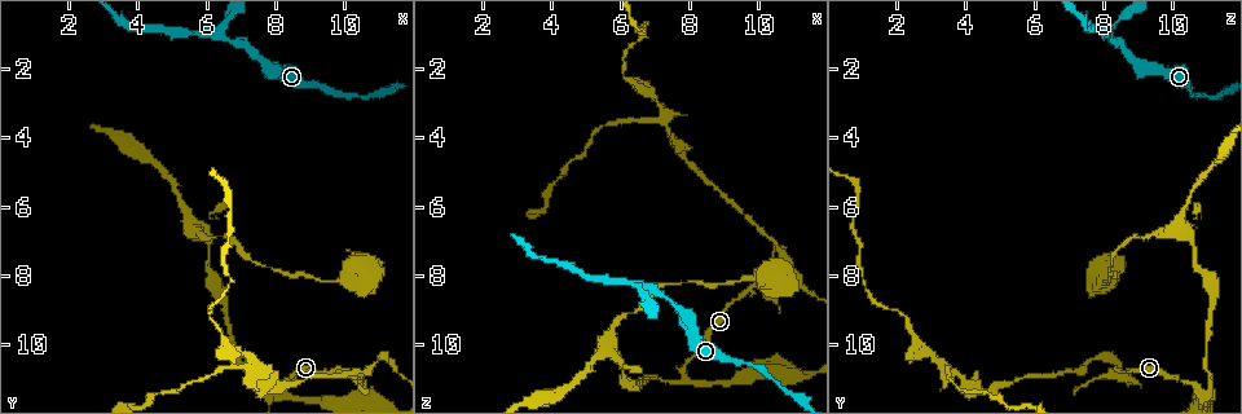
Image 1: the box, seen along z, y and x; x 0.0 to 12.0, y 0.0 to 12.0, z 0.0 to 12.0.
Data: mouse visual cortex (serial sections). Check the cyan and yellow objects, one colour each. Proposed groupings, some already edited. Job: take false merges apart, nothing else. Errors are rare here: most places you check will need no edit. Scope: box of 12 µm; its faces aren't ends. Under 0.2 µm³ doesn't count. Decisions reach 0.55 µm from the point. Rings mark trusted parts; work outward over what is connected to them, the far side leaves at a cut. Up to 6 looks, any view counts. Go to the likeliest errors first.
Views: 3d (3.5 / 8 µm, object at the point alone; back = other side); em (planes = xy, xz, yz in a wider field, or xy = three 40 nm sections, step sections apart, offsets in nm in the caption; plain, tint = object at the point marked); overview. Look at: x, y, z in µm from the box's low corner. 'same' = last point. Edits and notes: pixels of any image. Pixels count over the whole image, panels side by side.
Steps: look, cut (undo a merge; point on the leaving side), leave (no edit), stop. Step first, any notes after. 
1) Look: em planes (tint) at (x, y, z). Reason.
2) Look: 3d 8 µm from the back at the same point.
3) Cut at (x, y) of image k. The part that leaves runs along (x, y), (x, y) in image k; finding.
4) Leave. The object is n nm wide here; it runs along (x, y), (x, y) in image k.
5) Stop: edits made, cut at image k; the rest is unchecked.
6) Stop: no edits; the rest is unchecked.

Look: 3d 3.5 µm at (7.8, 11.3, 11.1). Abrupt turn.

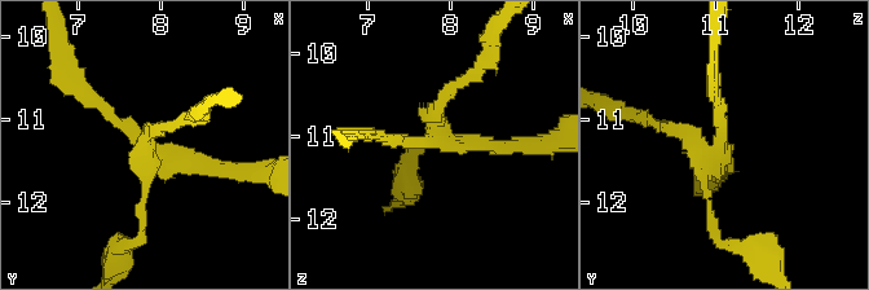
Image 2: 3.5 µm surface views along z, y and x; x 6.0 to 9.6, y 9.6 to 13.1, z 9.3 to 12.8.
Look: em xy step 2 (plain) at (7.80, 11.35, 11.00). Shape alone is not enough.

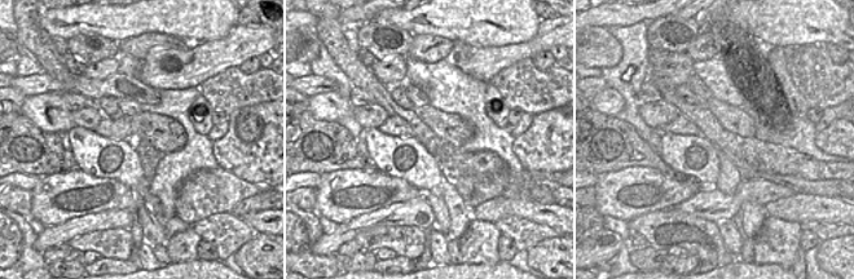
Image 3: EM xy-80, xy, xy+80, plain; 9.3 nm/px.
Look: em xy step 2 (tint) at the same point.

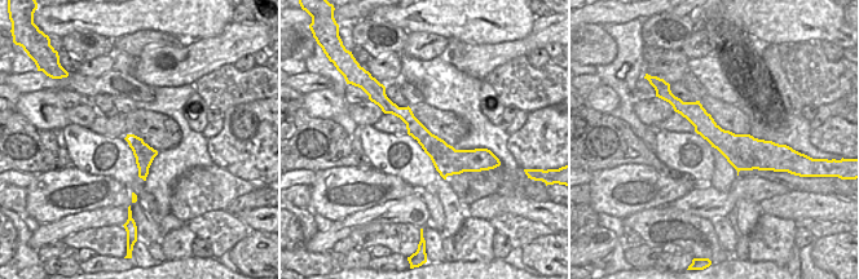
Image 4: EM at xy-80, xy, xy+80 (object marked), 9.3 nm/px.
Leave. The object is 240 nm wide here; it runs along (470, 75), (442, 99), (429, 141), (370, 135) in image 2; one cell here.

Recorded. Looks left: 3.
Look: 3d 3.5 µm at (5.7, 6.7, 10.3). Three arms meet.

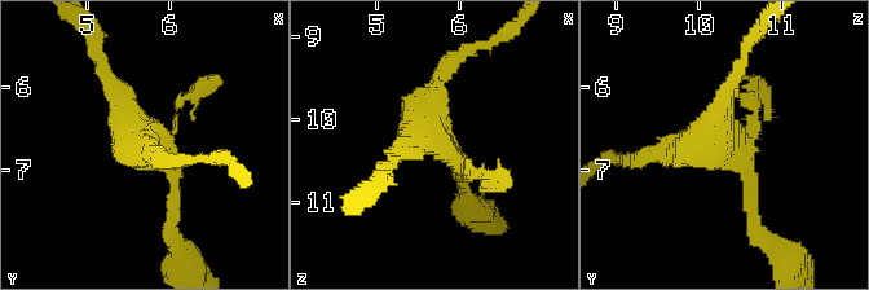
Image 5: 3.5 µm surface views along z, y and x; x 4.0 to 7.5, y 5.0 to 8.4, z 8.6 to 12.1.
Look: em xy step 2 (tint) at (5.75, 6.75, 10.25). Now the EM.

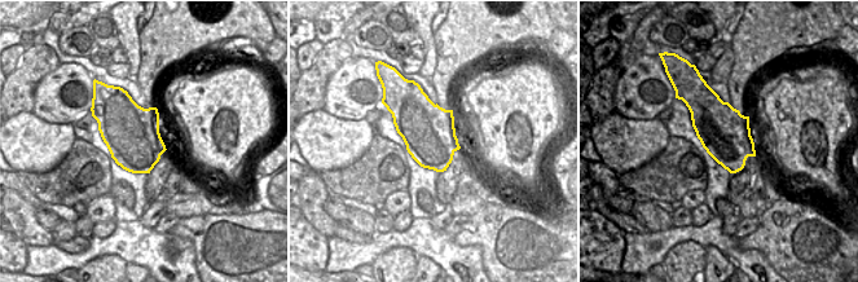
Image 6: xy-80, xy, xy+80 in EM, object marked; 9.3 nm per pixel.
Leave. It runs along (754, 211), (727, 148), (648, 152) in image 5; continuous, no second cell.

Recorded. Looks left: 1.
Stop: no edits; the rest is unchecked.

